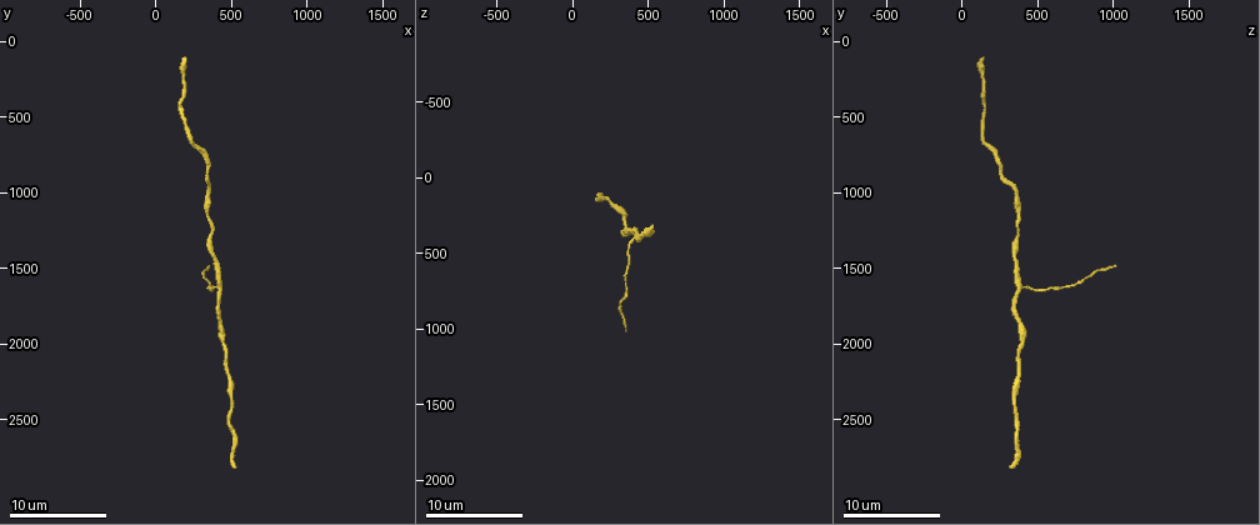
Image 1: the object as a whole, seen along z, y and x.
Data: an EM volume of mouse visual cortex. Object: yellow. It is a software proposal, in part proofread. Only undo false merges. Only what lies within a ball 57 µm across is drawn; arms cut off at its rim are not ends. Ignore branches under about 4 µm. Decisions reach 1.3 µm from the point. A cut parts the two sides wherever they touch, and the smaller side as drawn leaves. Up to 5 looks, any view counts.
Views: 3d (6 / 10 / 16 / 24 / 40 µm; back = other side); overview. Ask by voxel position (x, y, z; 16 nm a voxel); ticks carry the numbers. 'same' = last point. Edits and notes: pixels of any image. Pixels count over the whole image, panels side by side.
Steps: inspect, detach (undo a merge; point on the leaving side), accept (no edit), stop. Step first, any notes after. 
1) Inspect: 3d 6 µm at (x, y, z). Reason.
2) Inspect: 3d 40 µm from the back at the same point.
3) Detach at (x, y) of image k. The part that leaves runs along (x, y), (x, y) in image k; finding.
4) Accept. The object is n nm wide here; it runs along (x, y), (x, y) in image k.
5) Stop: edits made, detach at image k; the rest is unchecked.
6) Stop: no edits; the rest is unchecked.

Inspect: 3d 10 µm at (260, 680, 180). Sudden change in width.

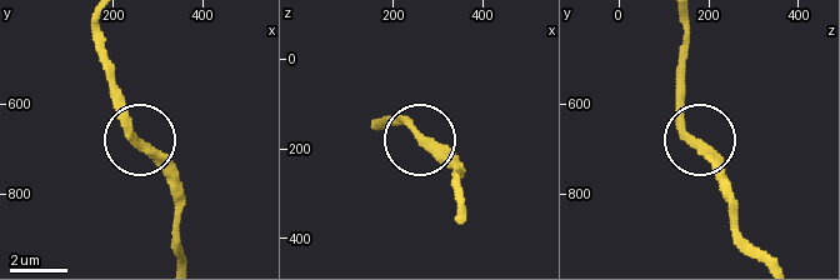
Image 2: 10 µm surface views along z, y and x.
Inspect: 3d 10 µm from the back at (260, 685, 175).

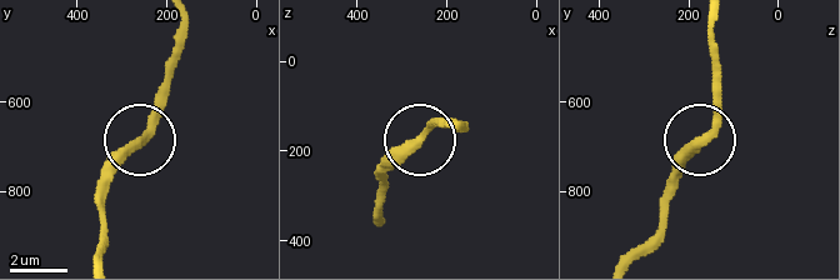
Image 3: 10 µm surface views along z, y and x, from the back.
Accept. It runs along (379, 221), (379, 181), (449, 119) in image 3; continuous, no second neuron.

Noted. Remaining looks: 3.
Inspect: 3d 10 µm at (340, 1620, 700).

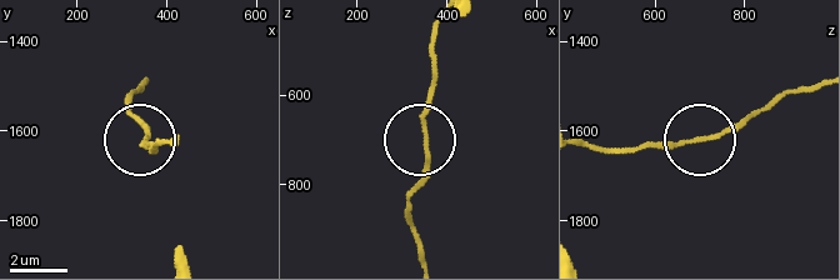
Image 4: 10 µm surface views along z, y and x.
Accept. Continuous, no second neuron.

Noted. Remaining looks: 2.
Inspect: 3d 10 µm at (440, 1620, 400). Three arms meet.

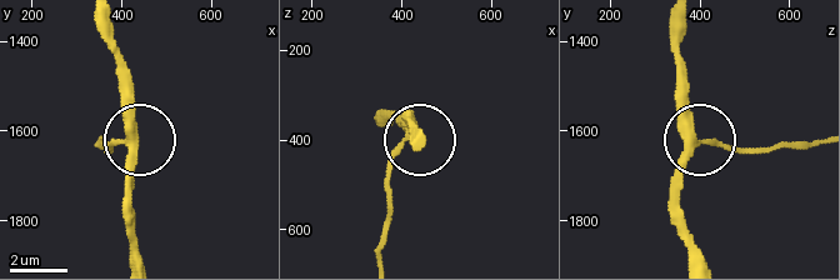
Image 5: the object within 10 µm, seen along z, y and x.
Inspect: 3d 10 µm from the back at (415, 1630, 385). From behind.

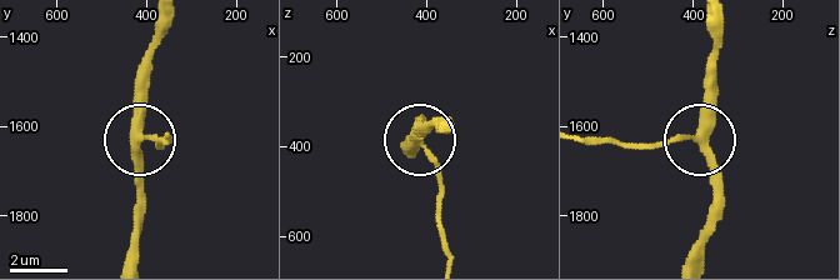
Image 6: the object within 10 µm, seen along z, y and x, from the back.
Accept. The object is 300 nm wide here; it runs along (716, 51), (716, 106), (701, 140), (611, 143) in image 6; continuous, no second neuron.

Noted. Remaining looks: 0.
Stop: no edits; the rest is unchecked.

